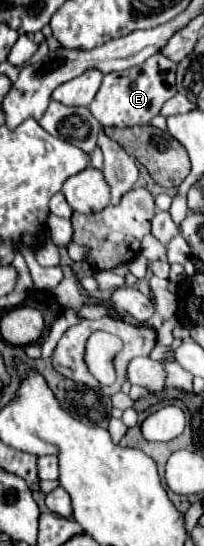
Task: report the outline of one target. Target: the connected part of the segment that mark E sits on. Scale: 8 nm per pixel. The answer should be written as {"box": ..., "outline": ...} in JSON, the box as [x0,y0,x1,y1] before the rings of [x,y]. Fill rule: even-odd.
{"box":[89,54,177,128],"outline":[[[155,54],[147,58],[143,64],[133,66],[131,70],[111,72],[105,74],[103,84],[93,98],[89,110],[101,122],[101,126],[115,126],[115,128],[131,128],[137,124],[149,124],[155,114],[159,114],[161,106],[177,94],[175,90],[175,70],[177,64],[169,58]]]}

